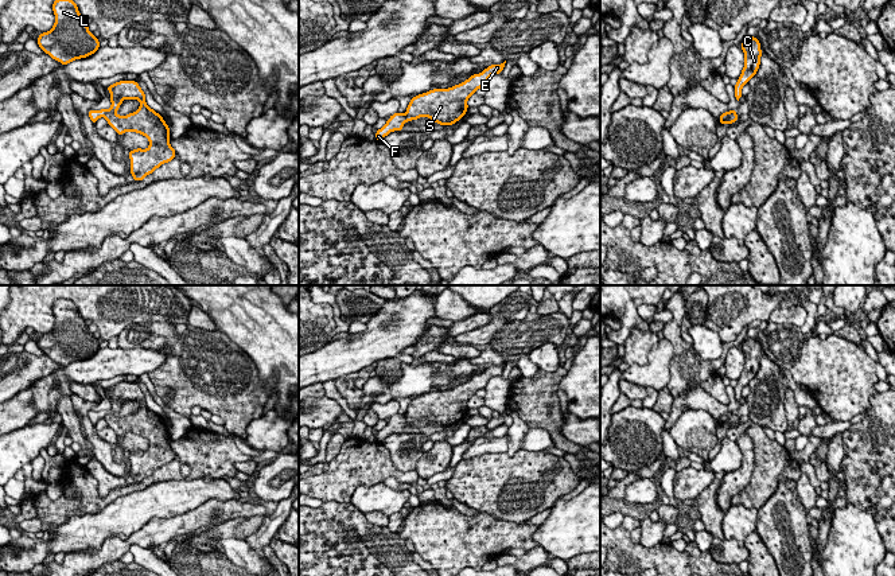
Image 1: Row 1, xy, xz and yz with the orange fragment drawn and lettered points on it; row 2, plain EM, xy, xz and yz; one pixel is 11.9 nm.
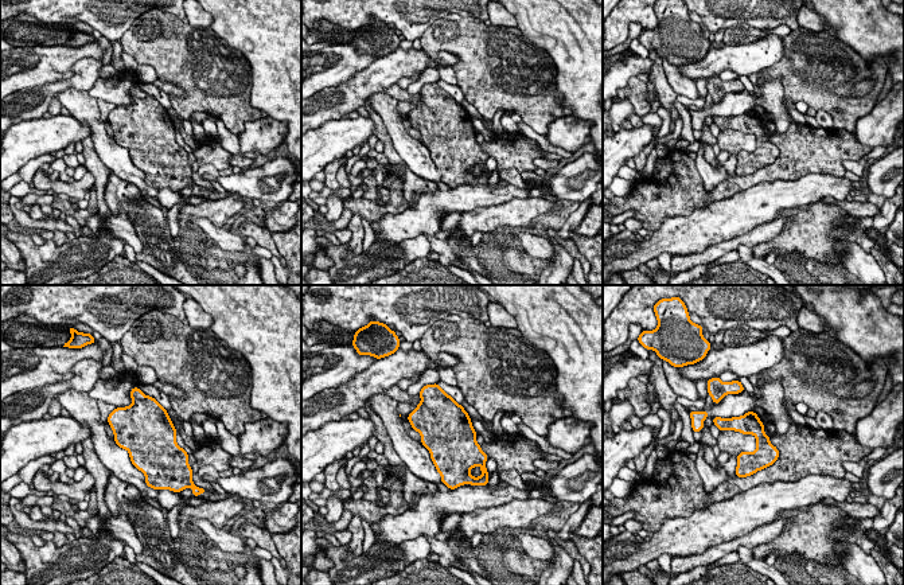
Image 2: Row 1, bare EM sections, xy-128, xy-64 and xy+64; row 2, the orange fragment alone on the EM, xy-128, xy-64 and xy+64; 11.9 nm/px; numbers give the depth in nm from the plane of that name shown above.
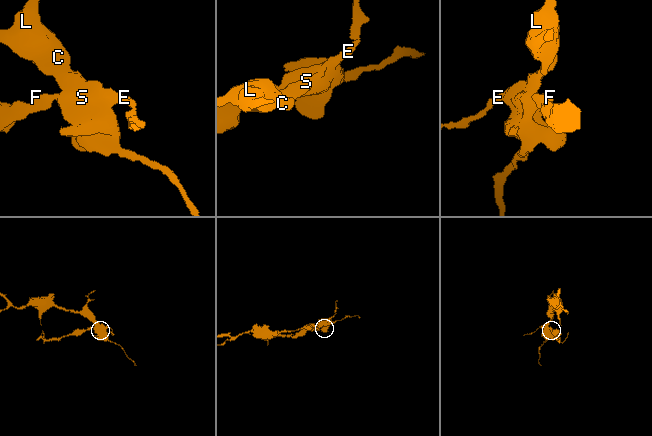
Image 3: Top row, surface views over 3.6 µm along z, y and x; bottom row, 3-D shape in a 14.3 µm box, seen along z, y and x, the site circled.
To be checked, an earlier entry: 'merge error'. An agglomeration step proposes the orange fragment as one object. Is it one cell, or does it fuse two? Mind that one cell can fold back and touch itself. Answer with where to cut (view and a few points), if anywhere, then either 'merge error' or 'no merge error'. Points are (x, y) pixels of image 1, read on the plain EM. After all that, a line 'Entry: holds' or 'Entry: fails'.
cut in xy along (111, 413), (102, 417); merge error
Entry: holds

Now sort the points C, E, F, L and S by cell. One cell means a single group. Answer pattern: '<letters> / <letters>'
C E L S / F

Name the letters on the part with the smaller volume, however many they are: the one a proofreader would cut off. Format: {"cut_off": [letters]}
{"cut_off": ["F"]}

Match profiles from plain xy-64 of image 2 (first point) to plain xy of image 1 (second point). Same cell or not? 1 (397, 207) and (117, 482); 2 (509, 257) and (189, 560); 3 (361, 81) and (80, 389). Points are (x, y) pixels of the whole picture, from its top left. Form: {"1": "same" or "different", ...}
{"1": "different", "2": "same", "3": "different"}

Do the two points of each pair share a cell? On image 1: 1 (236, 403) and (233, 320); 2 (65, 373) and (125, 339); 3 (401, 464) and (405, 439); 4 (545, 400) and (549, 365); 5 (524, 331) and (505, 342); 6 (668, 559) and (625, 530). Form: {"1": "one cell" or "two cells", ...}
{"1": "two cells", "2": "two cells", "3": "one cell", "4": "two cells", "5": "one cell", "6": "one cell"}

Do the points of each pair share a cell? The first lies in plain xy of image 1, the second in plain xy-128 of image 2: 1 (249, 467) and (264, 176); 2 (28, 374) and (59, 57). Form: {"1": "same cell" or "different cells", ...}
{"1": "different cells", "2": "same cell"}

